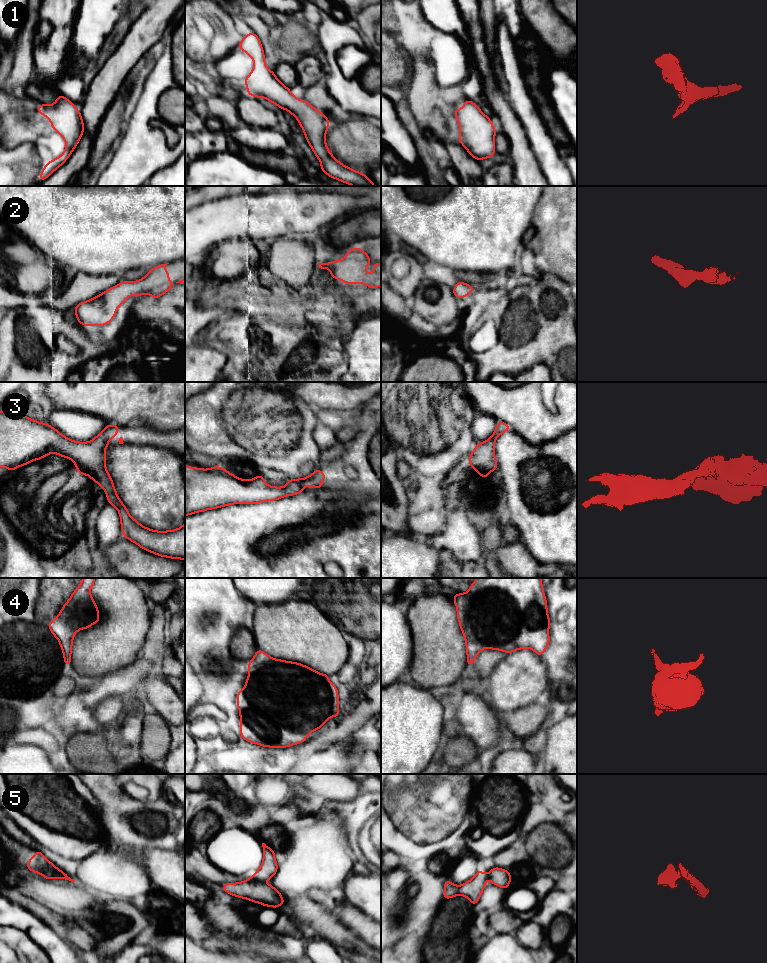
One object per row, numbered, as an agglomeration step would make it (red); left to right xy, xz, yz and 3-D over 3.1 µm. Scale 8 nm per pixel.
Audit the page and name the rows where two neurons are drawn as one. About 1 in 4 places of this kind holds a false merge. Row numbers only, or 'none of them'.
5

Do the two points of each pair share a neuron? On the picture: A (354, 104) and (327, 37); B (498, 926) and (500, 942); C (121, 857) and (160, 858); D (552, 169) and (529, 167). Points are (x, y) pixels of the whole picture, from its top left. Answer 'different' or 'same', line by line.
A: same
B: different
C: different
D: different

